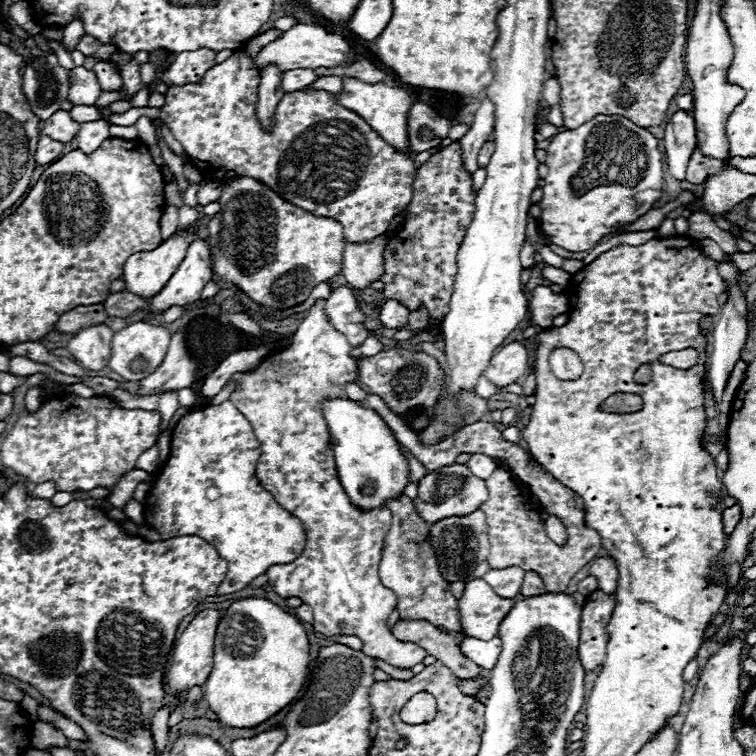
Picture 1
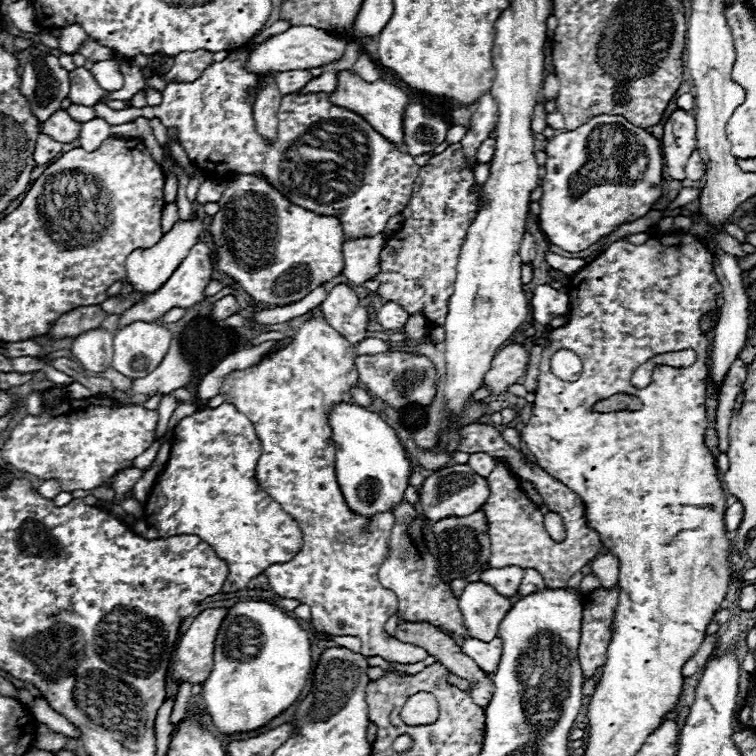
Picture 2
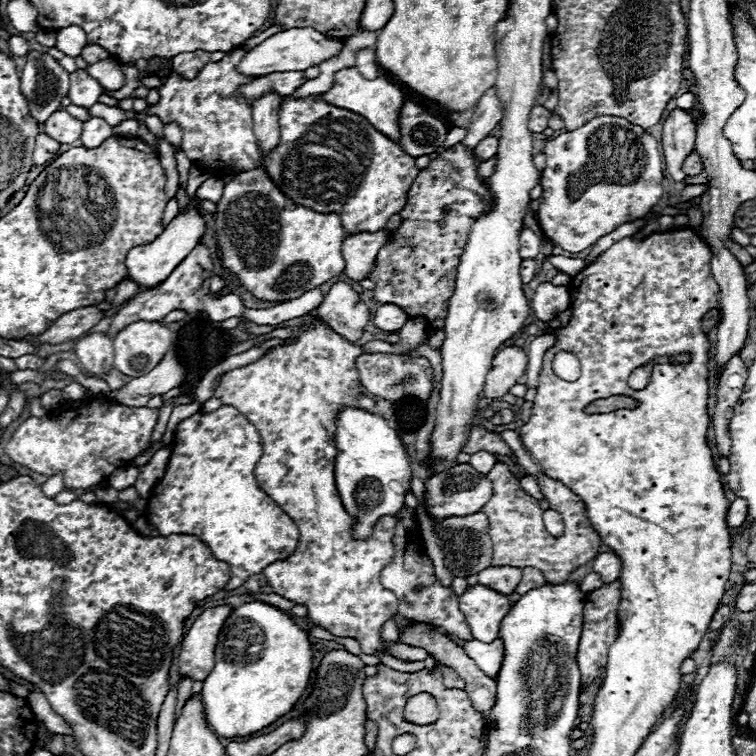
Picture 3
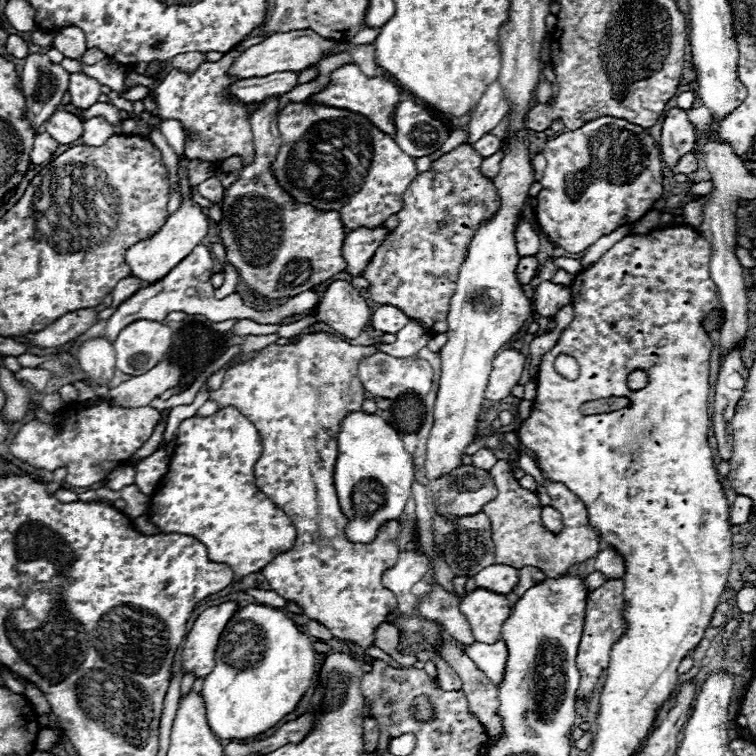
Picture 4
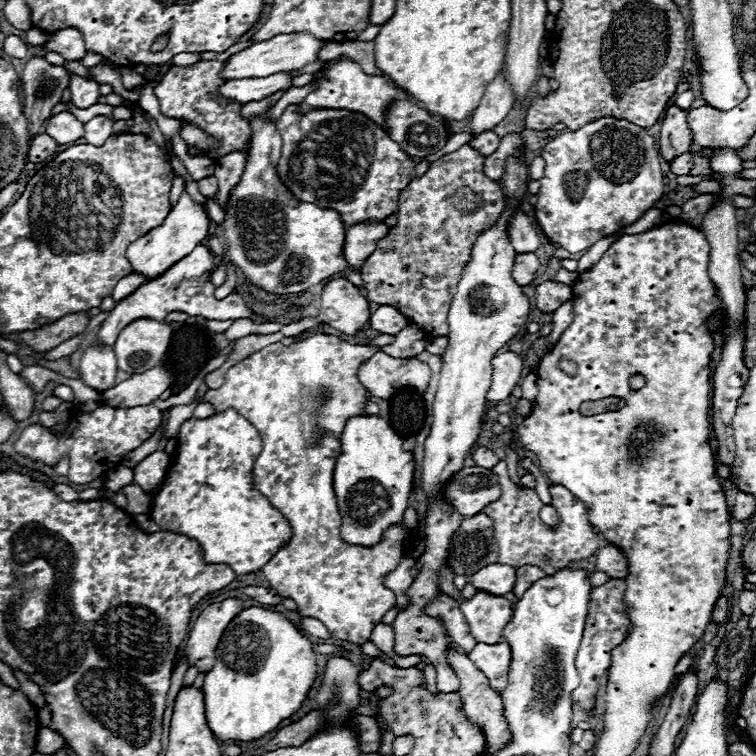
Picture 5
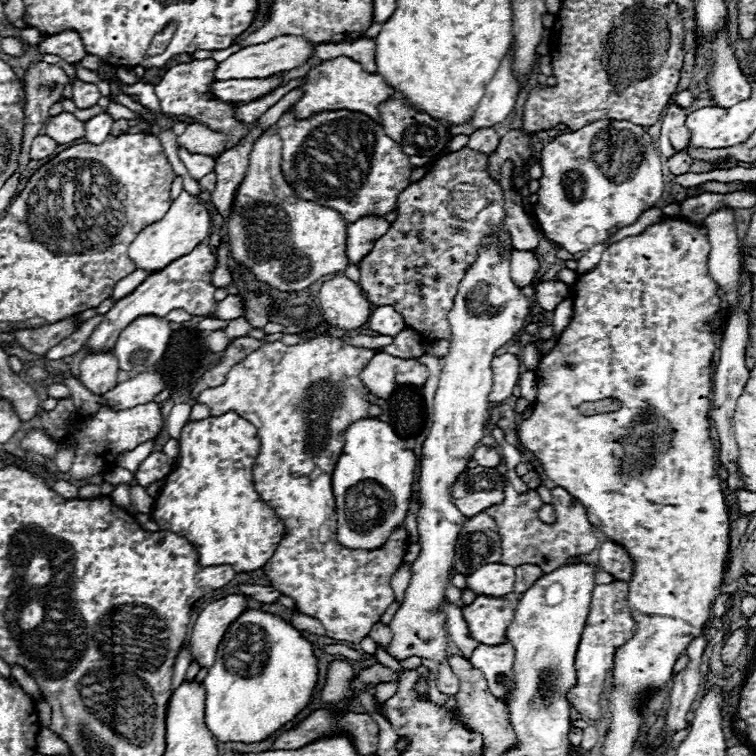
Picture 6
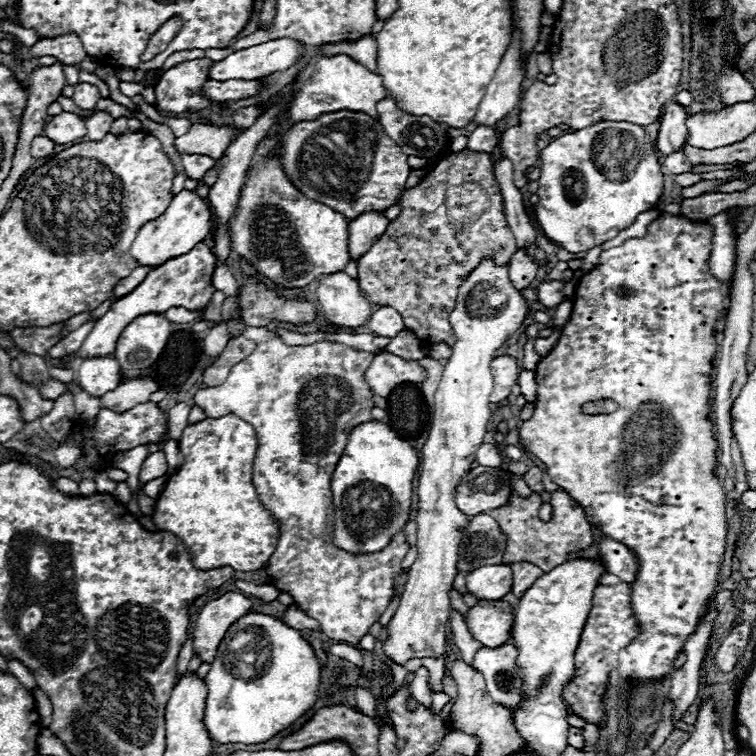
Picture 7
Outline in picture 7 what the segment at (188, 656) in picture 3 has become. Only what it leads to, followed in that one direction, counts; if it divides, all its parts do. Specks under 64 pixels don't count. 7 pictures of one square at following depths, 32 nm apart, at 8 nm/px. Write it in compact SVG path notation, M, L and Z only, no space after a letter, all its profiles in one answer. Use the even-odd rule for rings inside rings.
M228 592L218 600L208 602L198 614L194 626L194 654L200 656L202 662L212 664L218 644L222 642L226 630L252 608L250 598L238 592Z

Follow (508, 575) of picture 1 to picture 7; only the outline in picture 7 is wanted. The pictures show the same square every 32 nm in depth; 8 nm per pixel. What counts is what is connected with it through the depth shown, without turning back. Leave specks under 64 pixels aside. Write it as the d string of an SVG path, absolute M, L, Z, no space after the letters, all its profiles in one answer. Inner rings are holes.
M506 564L482 566L474 572L466 574L466 588L484 600L500 600L508 592L512 592L512 568Z

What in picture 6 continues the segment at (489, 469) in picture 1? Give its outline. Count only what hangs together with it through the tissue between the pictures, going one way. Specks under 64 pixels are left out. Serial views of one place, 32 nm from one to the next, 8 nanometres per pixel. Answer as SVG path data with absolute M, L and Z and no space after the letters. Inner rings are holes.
M480 446L476 452L474 452L474 462L478 464L478 466L484 466L484 468L496 468L500 462L502 462L502 458L498 456L498 452L494 450L494 448L488 448L488 446Z

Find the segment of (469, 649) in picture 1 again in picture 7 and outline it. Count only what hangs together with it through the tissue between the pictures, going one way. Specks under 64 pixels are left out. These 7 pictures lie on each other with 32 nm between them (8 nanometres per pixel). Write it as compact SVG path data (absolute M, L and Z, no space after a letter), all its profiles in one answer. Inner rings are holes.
M504 644L504 648L480 648L474 656L474 668L482 672L486 680L488 694L504 704L506 708L512 708L520 696L520 680L516 678L516 656L518 650L512 644Z

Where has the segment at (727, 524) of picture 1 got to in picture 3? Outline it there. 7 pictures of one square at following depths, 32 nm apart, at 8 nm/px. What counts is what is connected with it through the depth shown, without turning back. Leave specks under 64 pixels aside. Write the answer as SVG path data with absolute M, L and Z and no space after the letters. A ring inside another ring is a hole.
M736 498L736 500L730 504L730 508L728 508L726 524L728 524L728 528L732 530L732 528L742 526L744 520L746 520L746 502L744 502L742 498Z

